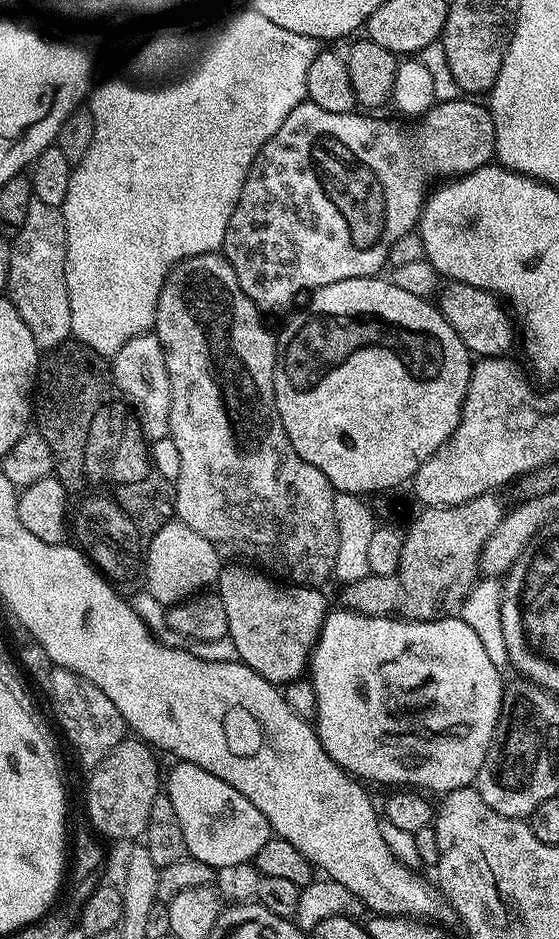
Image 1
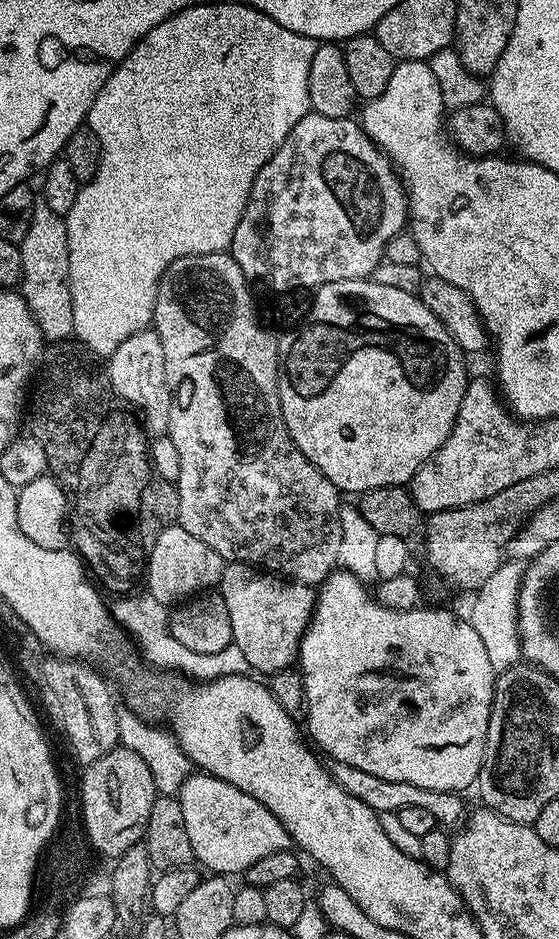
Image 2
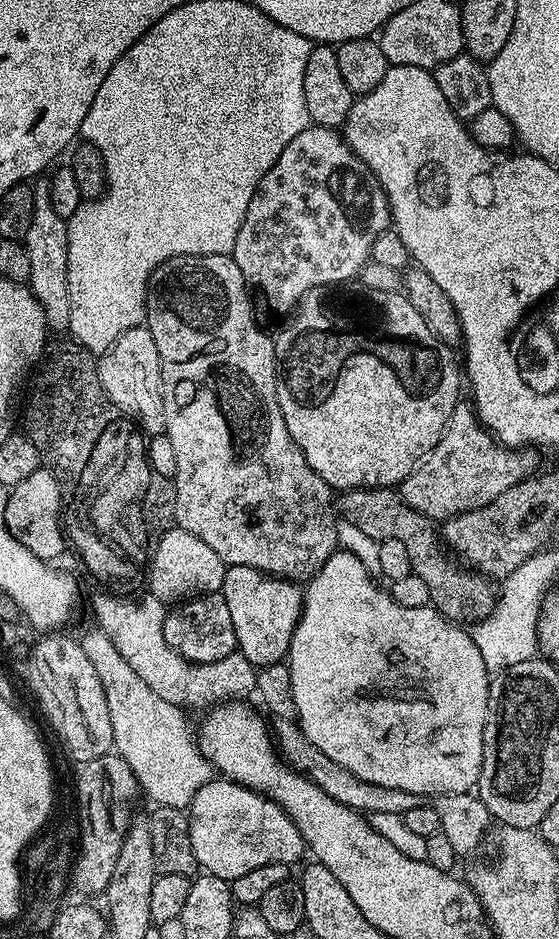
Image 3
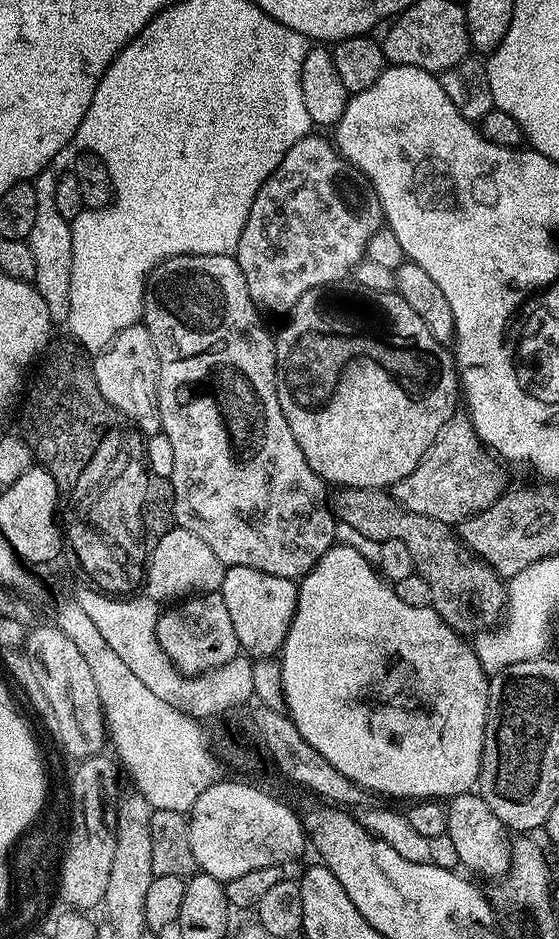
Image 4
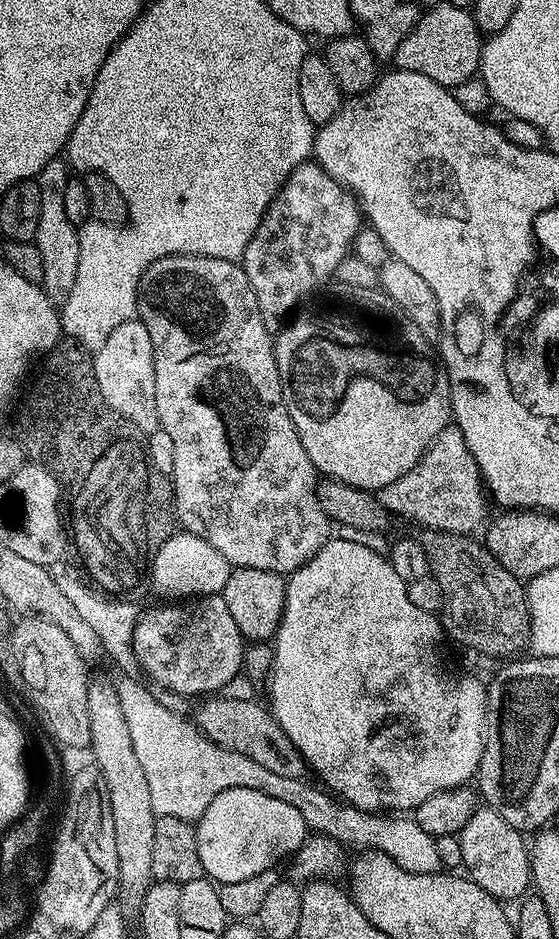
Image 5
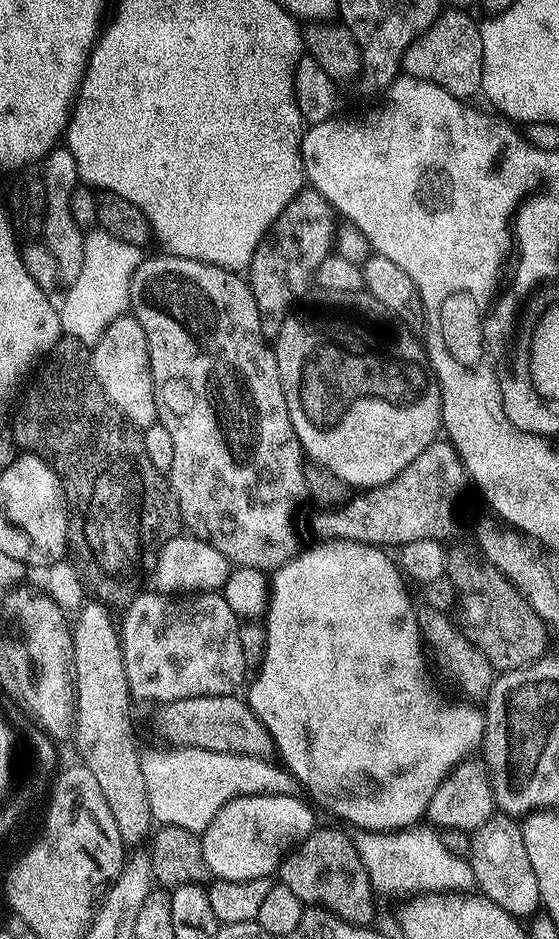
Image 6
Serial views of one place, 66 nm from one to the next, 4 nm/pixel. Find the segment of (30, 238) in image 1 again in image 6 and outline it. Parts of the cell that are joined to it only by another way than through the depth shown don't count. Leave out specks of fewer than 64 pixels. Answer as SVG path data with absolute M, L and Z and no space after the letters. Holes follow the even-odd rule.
M57 146L42 161L42 179L46 186L46 218L42 242L50 250L56 263L56 275L59 283L70 286L82 274L82 254L84 253L85 229L74 222L74 214L70 214L70 194L74 194L77 184L81 183L78 174L78 162L74 162L74 154L66 146Z

